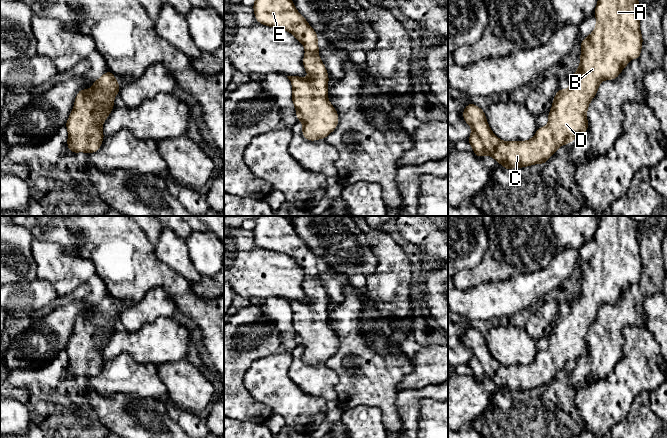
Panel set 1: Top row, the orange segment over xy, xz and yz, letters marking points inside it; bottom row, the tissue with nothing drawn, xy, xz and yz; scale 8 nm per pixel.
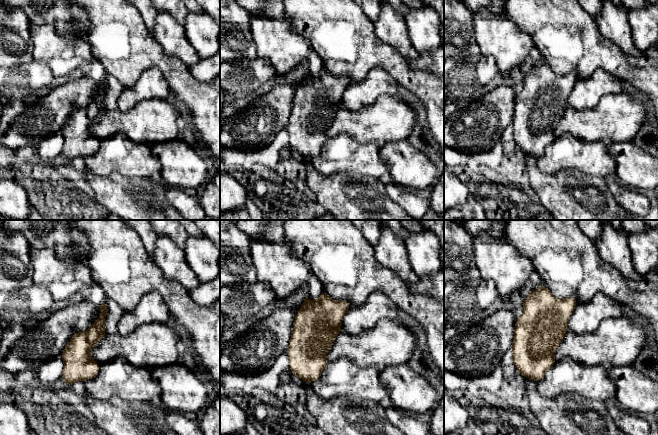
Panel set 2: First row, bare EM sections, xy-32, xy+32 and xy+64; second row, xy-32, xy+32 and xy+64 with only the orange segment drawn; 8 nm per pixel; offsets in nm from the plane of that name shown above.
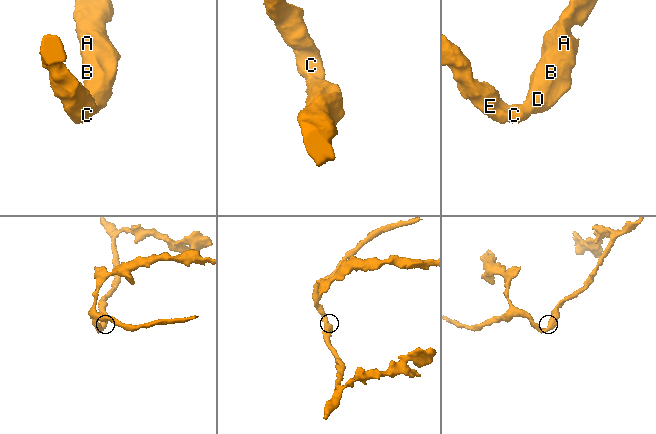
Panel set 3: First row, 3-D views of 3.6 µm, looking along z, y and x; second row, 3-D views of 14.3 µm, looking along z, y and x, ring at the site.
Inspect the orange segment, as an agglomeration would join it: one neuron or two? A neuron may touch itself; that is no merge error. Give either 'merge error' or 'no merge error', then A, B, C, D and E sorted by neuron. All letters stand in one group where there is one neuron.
no merge error; A B C D E

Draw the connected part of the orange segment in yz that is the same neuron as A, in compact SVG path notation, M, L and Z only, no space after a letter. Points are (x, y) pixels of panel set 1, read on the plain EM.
M597 216L598 227L594 239L596 250L582 266L580 289L572 302L568 314L559 311L548 337L548 349L538 351L536 358L527 365L505 366L490 353L485 336L473 327L463 334L464 345L471 350L471 360L467 366L479 382L489 379L510 395L513 391L523 392L534 388L544 388L562 369L574 365L588 355L587 334L596 320L603 304L615 304L631 283L639 283L643 261L640 256L640 225L631 216Z

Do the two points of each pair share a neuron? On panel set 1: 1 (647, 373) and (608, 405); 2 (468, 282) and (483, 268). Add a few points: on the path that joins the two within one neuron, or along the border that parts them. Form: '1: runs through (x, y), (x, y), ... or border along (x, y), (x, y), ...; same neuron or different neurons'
1: runs through (637, 376), (618, 395); same neuron
2: runs through (472, 278), (479, 272); same neuron

